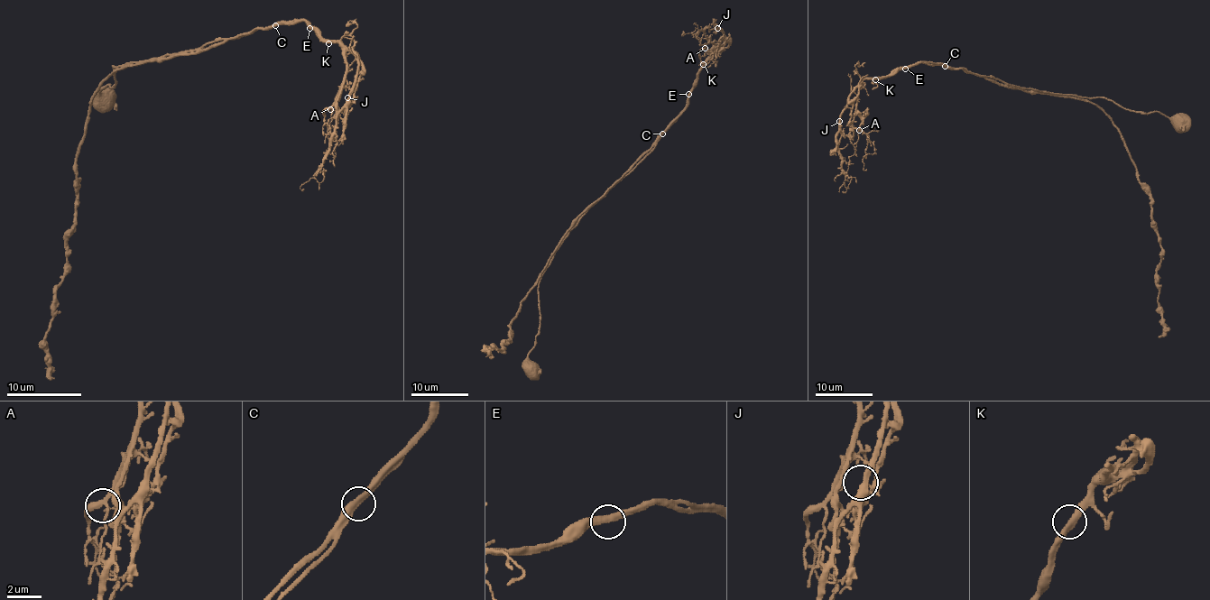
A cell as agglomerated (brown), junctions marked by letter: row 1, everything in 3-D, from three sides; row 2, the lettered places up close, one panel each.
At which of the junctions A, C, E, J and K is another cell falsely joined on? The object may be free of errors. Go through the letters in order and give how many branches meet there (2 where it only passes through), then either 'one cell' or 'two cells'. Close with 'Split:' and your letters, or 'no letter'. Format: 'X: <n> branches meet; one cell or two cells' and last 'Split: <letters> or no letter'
A: 3 branches meet; one cell
C: 2 branches meet; one cell
E: 2 branches meet; one cell
J: 2 branches meet; one cell
K: 2 branches meet; one cell
Split: no letter

